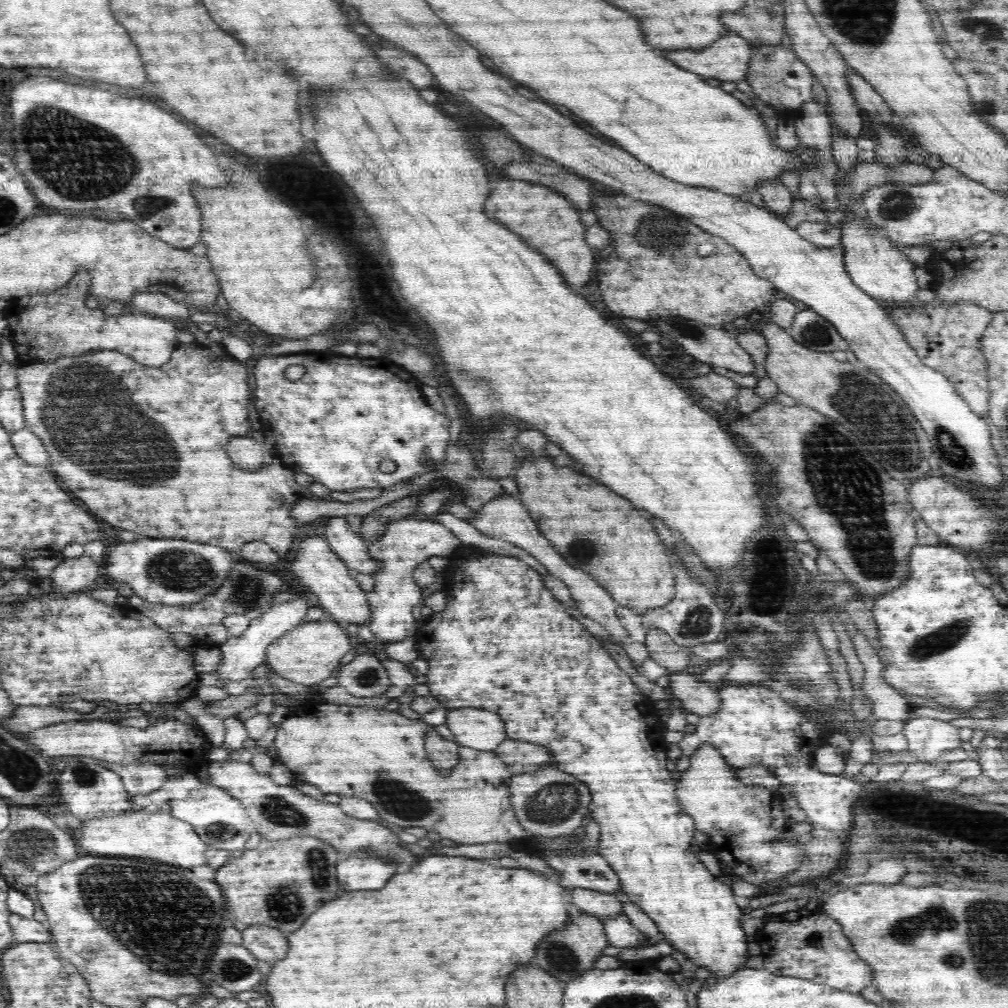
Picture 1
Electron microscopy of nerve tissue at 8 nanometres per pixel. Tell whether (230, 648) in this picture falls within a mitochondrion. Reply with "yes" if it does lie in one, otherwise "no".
no

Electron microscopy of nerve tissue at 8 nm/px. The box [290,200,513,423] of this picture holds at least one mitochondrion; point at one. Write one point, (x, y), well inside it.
(474, 386)

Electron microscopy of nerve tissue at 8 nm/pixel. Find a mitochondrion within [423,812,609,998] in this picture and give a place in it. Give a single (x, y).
(561, 957)

